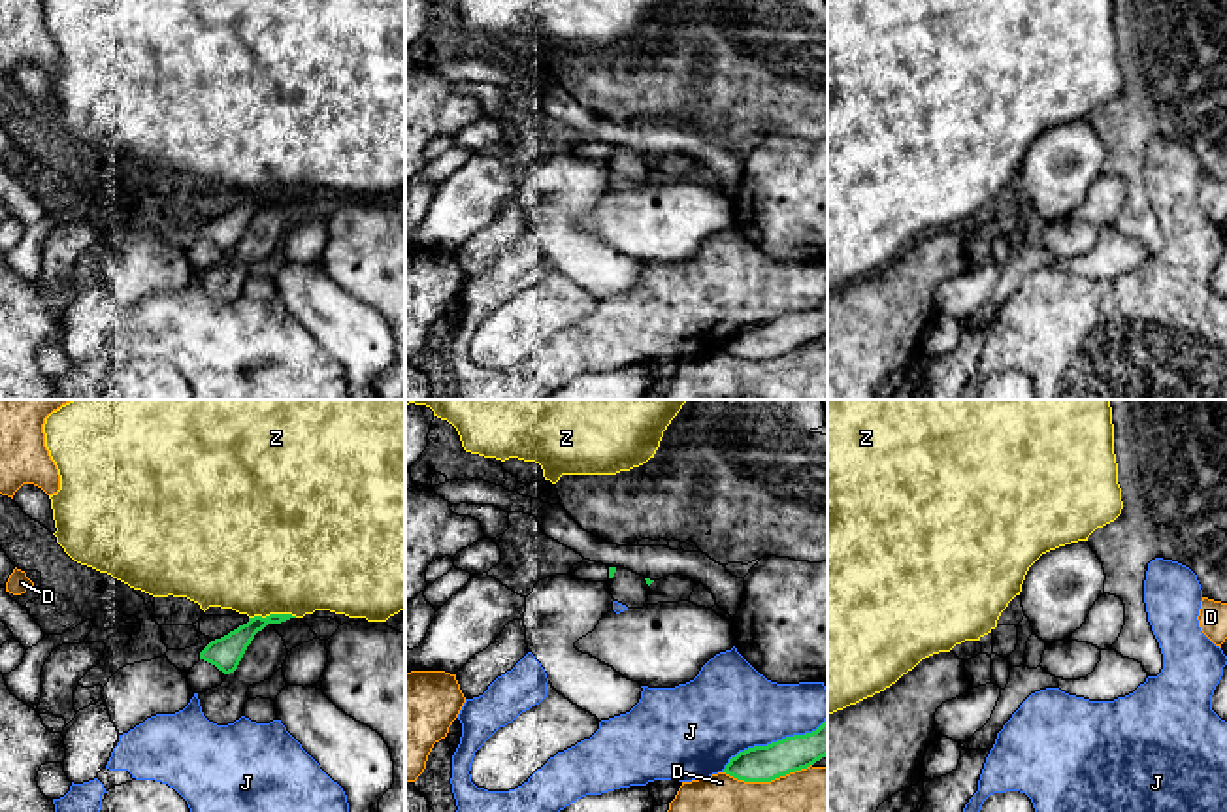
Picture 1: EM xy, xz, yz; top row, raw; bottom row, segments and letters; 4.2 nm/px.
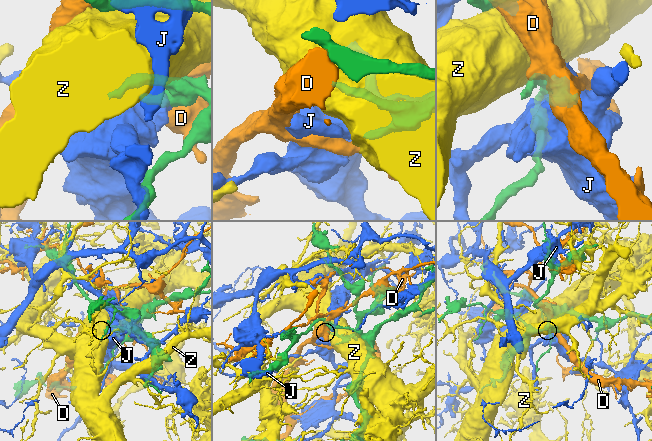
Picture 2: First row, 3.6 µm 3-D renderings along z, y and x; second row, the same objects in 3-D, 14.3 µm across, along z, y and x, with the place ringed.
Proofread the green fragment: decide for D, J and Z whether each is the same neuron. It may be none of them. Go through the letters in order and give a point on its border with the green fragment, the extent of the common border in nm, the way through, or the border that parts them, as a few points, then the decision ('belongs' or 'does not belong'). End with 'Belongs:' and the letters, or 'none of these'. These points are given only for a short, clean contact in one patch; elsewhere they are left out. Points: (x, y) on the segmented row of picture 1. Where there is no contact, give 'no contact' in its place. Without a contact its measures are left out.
D: xz (768, 780) | 380 nm | does not belong
J: xz (773, 743) | 500 nm | does not belong
Z: xy (272, 615) | 200 nm | does not belong
Belongs: none of these

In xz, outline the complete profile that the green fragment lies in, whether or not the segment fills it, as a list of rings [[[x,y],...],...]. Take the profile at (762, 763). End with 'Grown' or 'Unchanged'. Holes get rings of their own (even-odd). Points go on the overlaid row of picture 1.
[[[827,718],[812,733],[754,746],[729,759],[724,772],[744,782],[771,782],[827,755]]]. Unchanged

